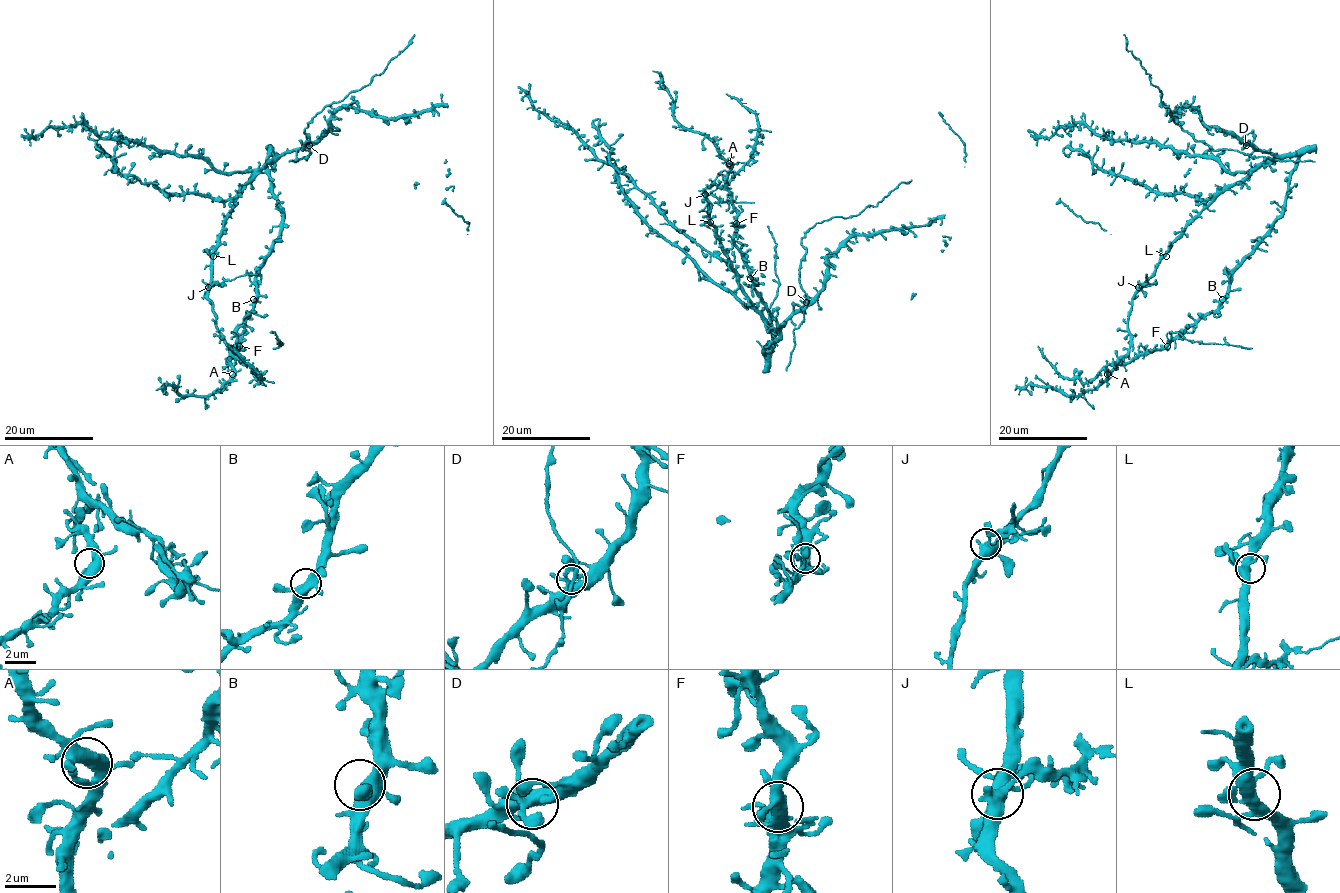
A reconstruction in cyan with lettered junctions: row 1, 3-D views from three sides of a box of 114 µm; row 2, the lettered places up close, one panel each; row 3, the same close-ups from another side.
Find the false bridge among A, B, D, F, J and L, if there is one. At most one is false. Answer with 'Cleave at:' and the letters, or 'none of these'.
Cleave at: J

